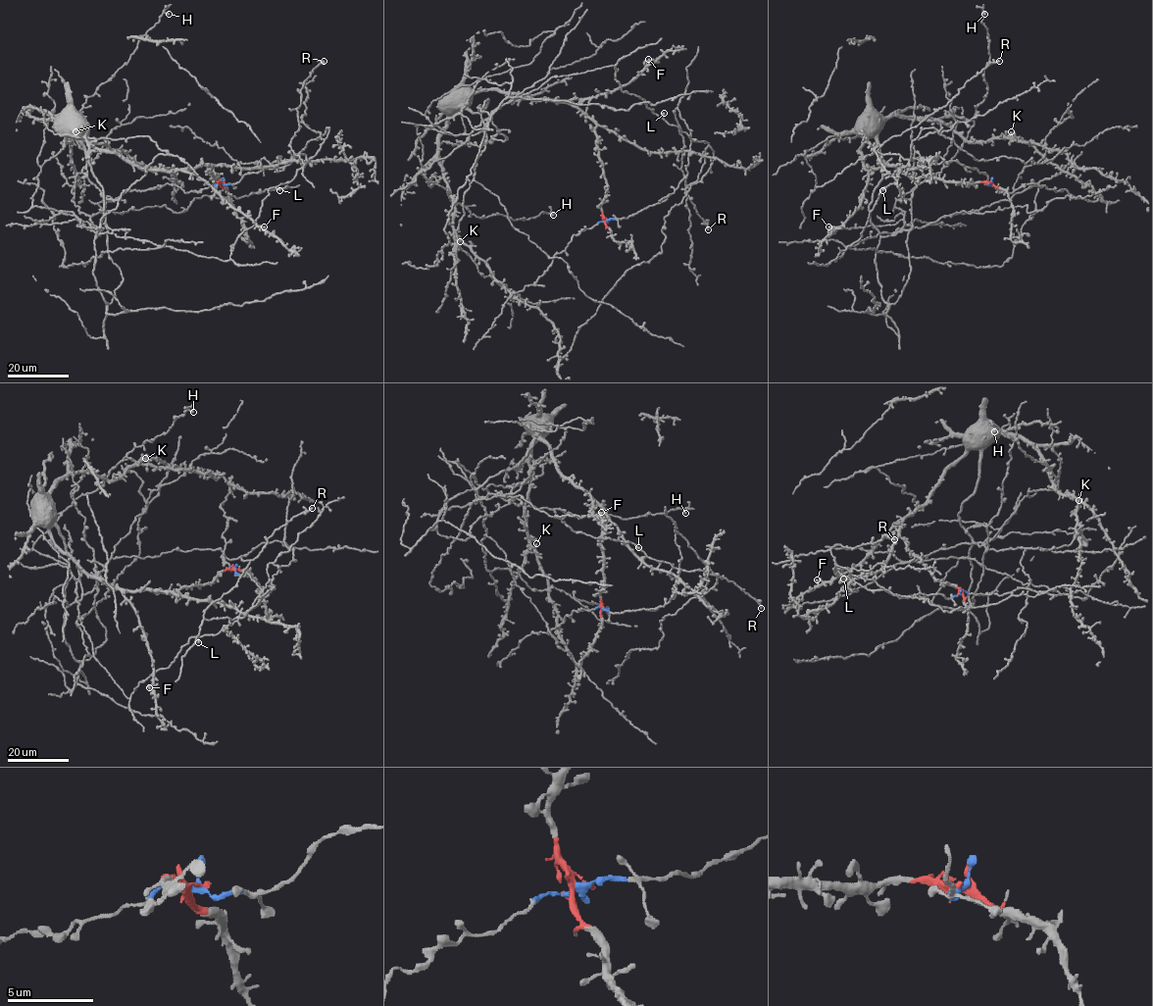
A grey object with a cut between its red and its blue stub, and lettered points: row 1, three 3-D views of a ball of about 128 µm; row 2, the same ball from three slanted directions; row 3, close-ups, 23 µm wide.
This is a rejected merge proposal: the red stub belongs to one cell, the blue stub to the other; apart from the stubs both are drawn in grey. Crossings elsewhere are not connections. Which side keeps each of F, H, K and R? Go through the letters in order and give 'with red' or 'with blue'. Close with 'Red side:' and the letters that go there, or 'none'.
F: with red
H: with red
K: with red
R: with blue
Red side: F, H, K

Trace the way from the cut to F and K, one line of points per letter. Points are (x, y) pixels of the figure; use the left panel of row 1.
F: (221, 182), (212, 176), (212, 167), (197, 165), (184, 170), (205, 179), (234, 208), (264, 229), (264, 226)
K: (221, 182), (212, 167), (147, 171), (99, 151), (62, 116), (53, 120), (70, 141), (75, 131)

